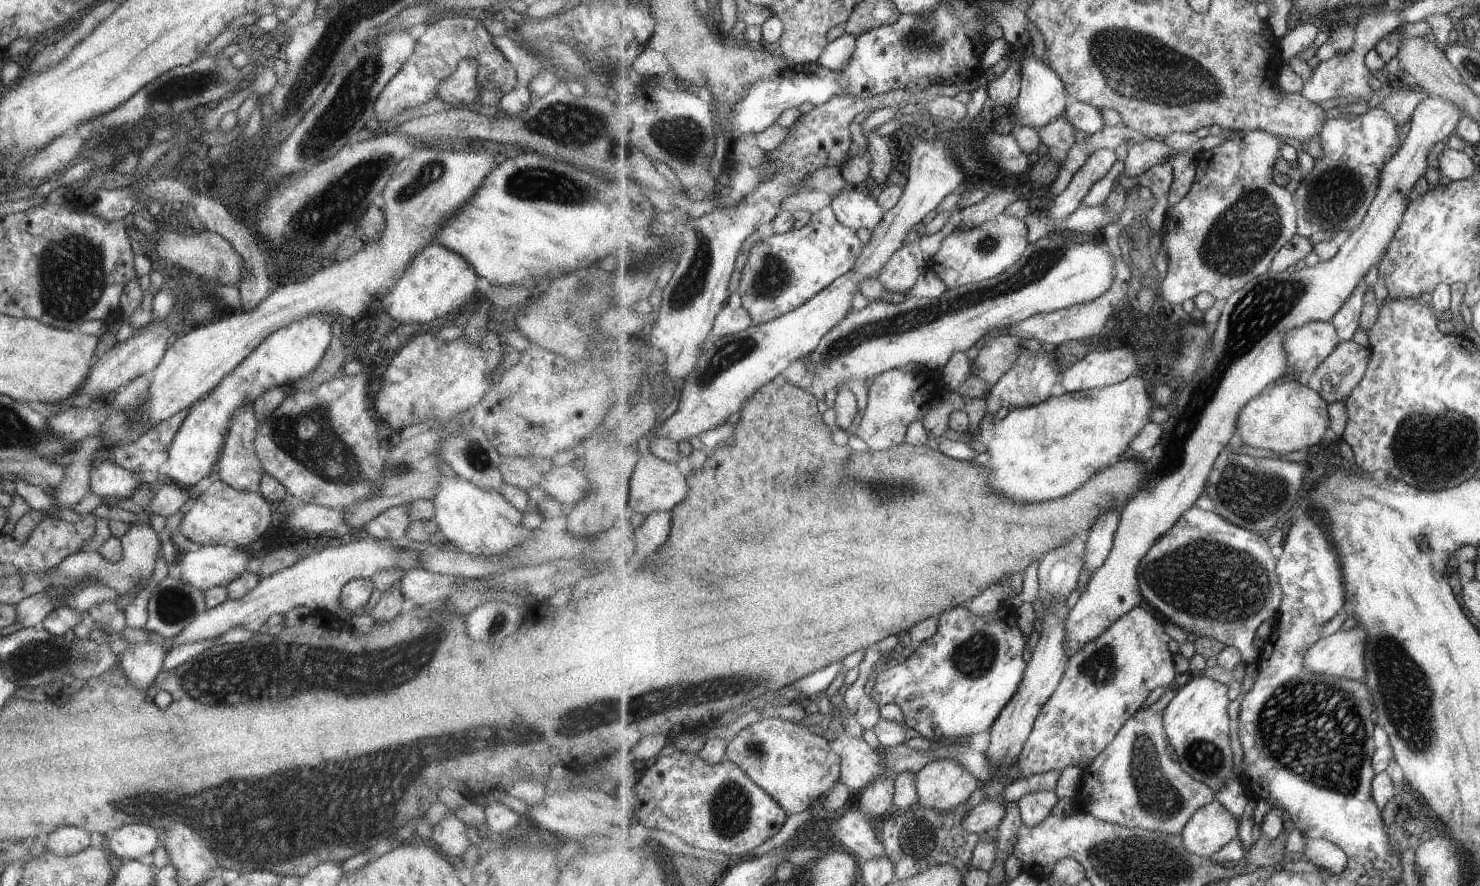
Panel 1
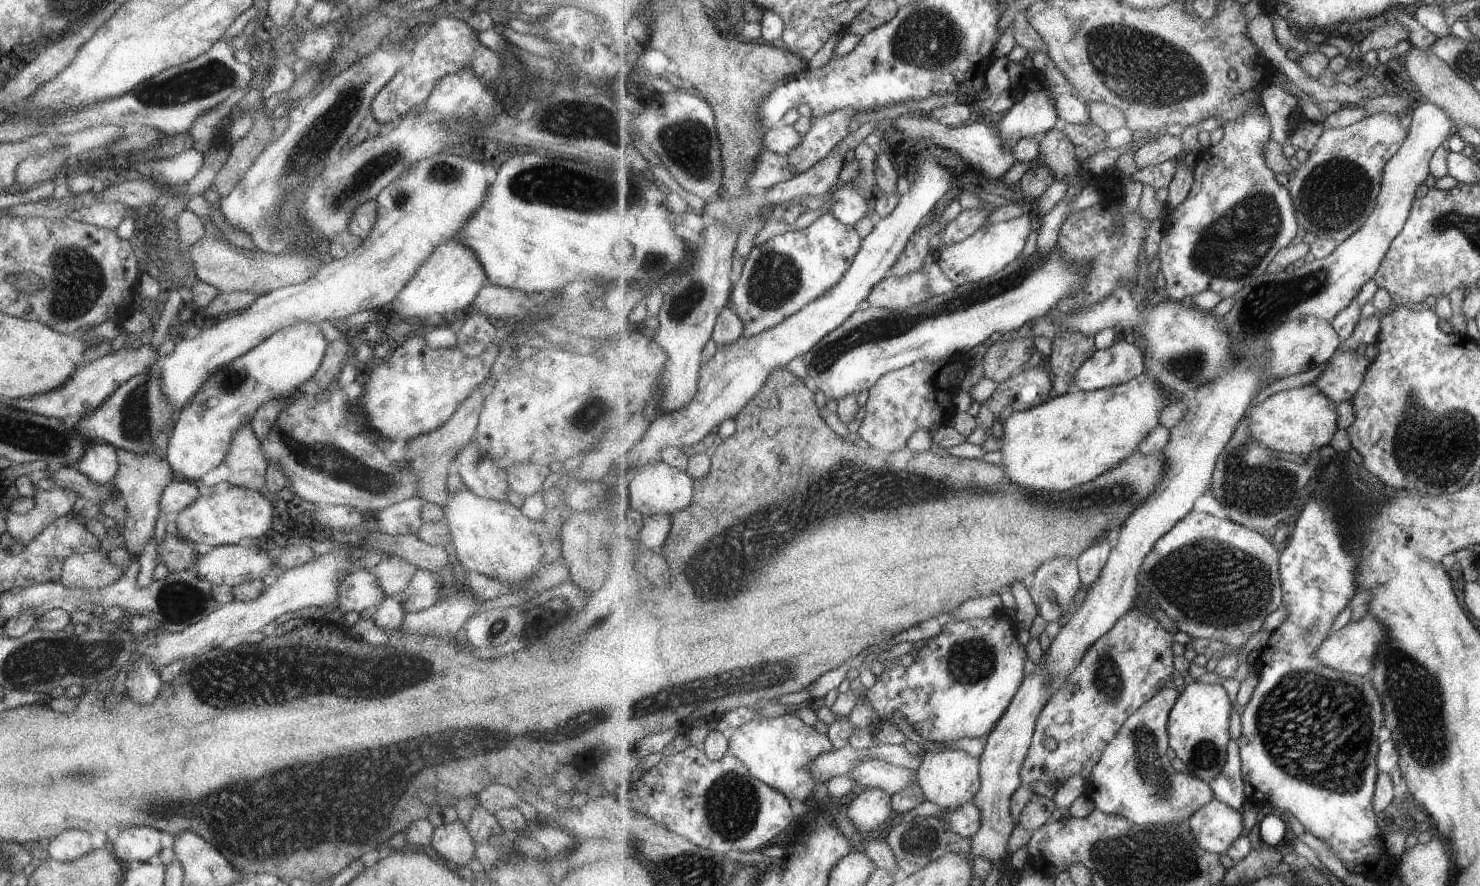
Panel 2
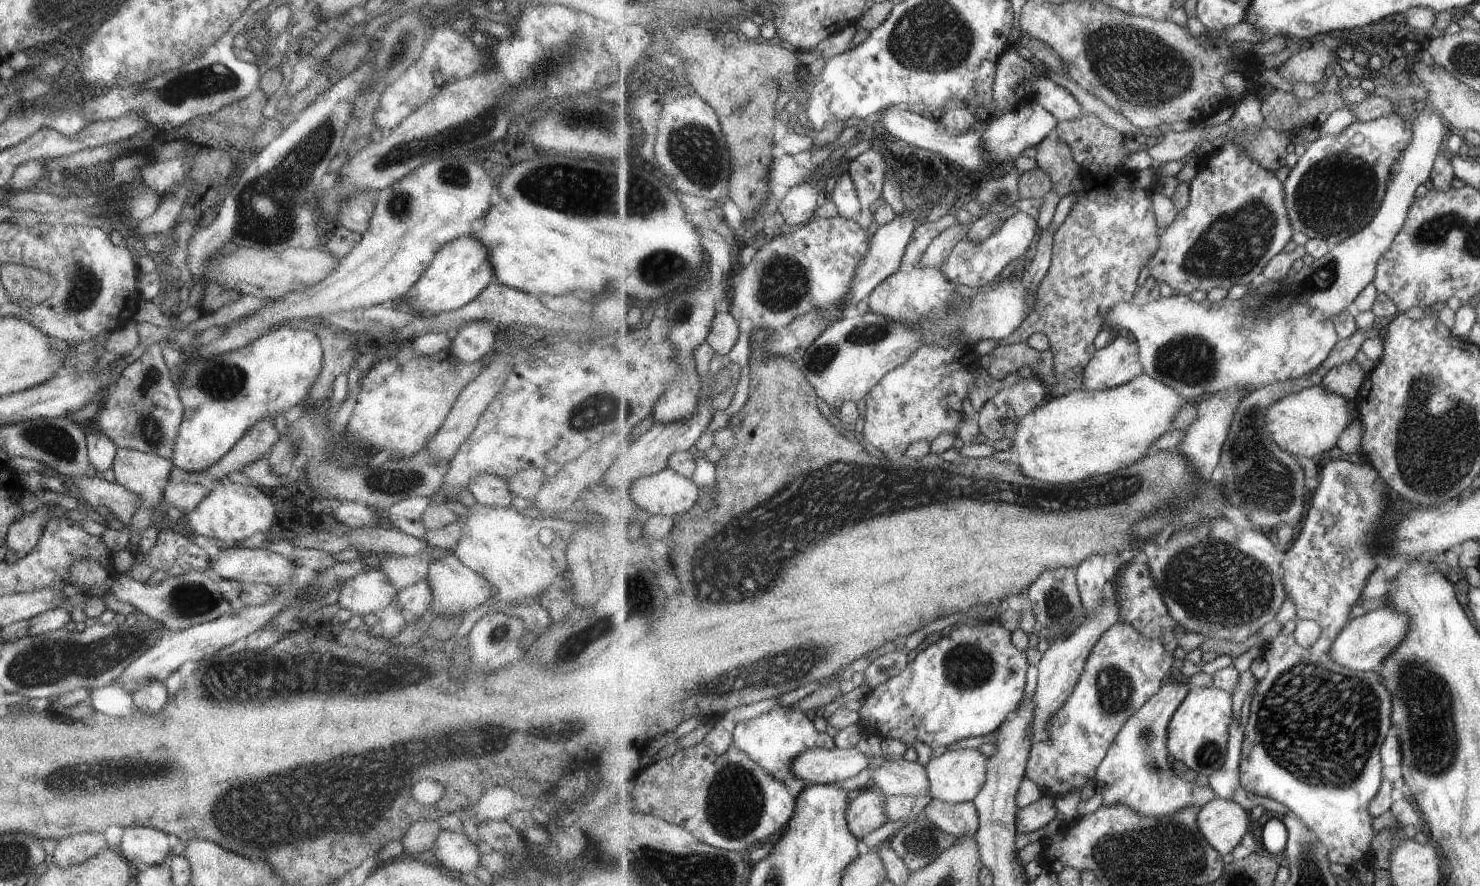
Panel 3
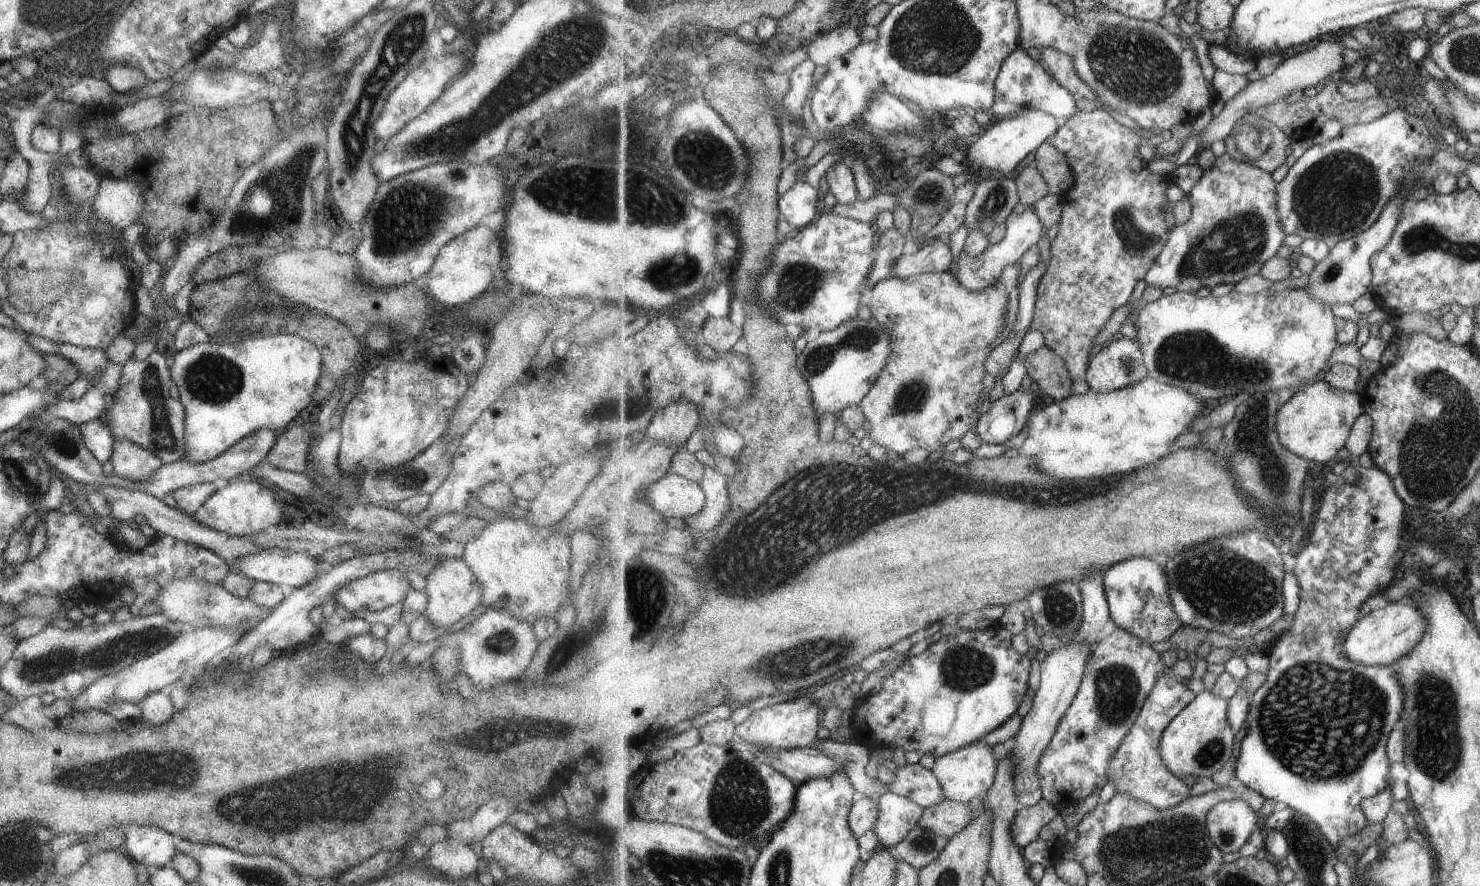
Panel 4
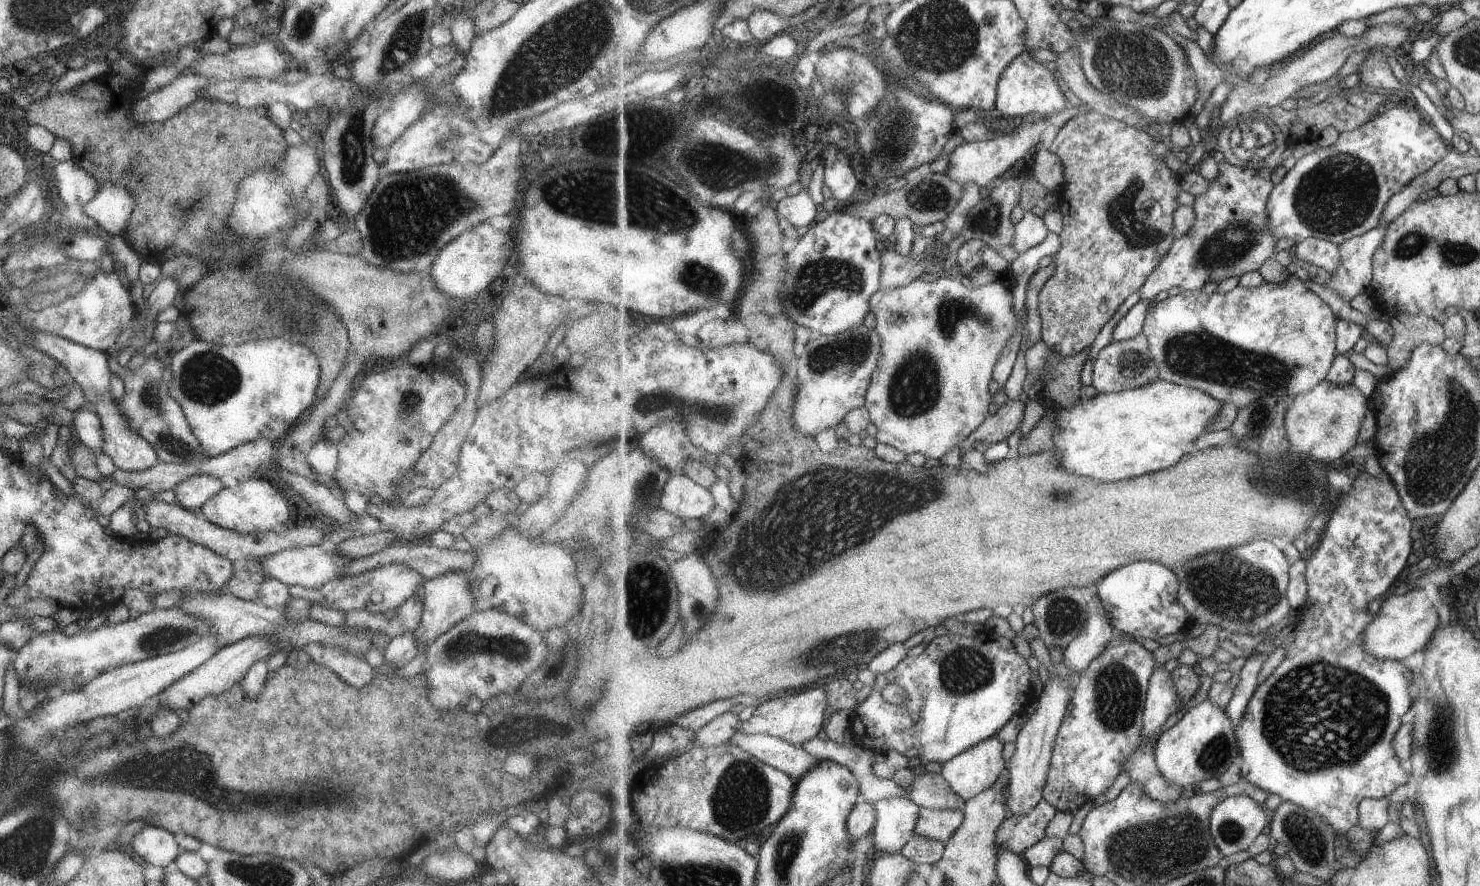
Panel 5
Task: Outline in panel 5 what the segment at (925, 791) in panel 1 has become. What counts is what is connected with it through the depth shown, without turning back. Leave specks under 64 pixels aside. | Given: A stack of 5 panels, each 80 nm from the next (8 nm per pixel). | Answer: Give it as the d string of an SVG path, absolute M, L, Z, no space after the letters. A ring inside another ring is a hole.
M989 738L979 745L973 746L970 750L965 750L962 754L955 756L946 764L941 764L940 775L947 780L951 790L955 790L955 796L959 796L965 803L982 794L985 790L991 789L991 786L995 786L999 778L1002 777L1002 773L1007 769L1003 748L1005 748L1005 744L999 738Z

